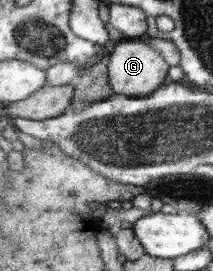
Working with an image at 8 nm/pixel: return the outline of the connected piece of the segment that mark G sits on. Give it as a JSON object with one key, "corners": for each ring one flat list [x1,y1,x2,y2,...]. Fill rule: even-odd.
{"corners":[[124,38,107,50,108,61,110,61,107,69,108,84,118,95,146,97,169,80,167,73,170,63,159,50,152,48,143,38]]}

